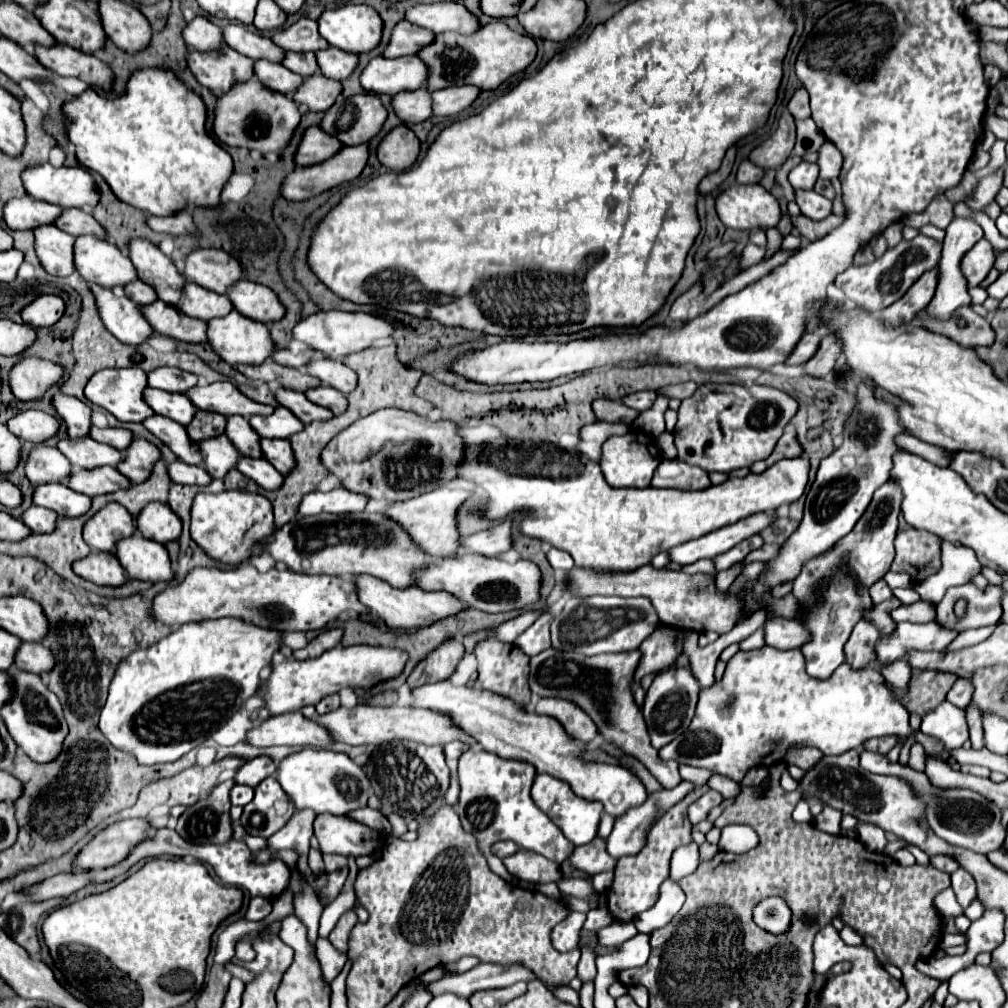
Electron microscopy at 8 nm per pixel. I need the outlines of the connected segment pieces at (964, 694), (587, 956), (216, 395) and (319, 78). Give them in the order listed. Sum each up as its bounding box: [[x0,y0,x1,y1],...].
[[948,680,972,708],[578,944,596,982],[186,382,274,418],[292,74,342,112]]

